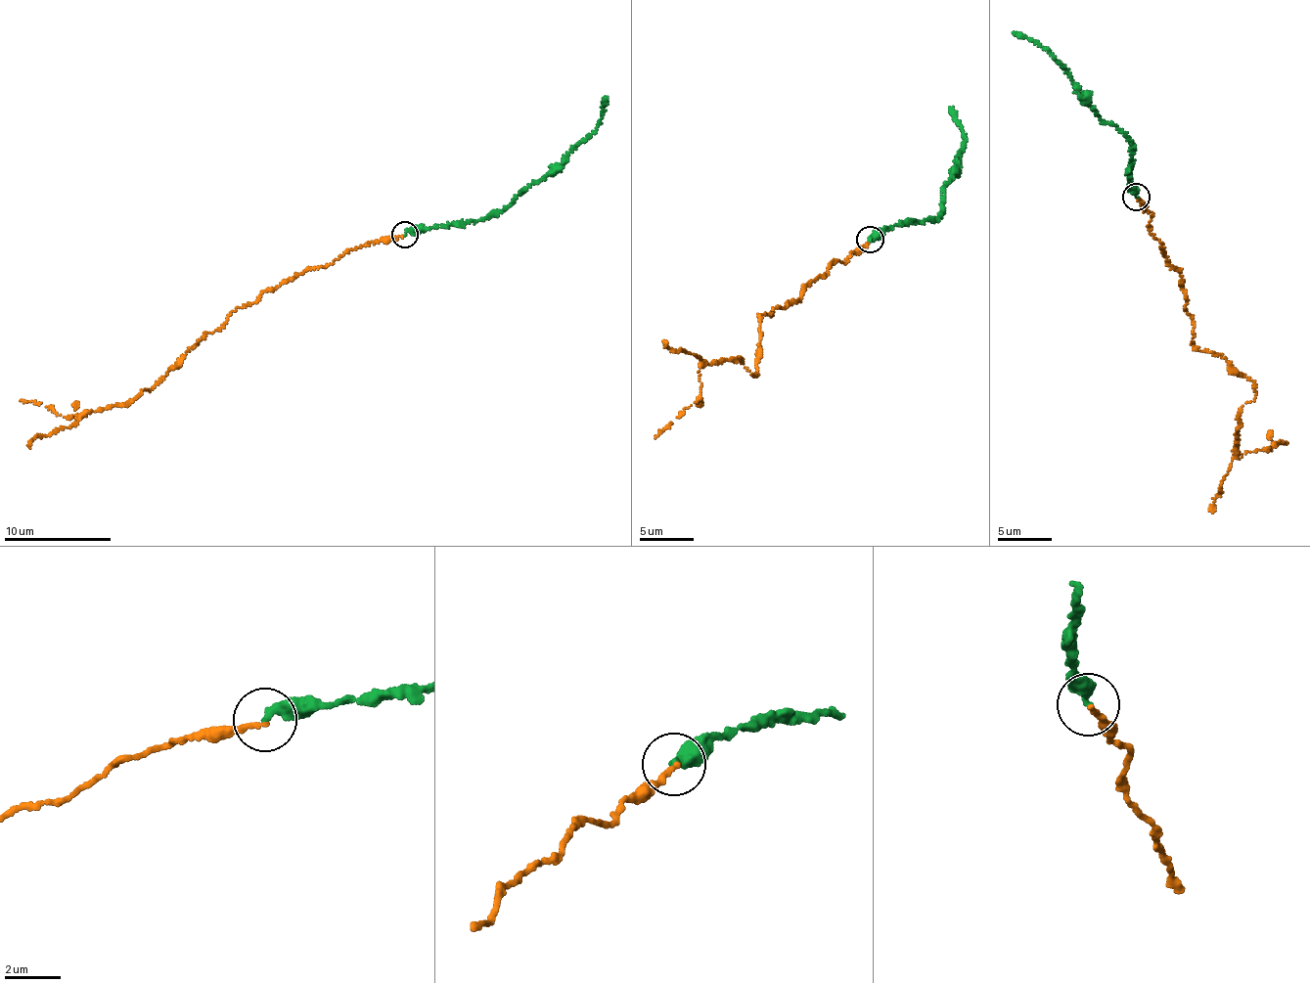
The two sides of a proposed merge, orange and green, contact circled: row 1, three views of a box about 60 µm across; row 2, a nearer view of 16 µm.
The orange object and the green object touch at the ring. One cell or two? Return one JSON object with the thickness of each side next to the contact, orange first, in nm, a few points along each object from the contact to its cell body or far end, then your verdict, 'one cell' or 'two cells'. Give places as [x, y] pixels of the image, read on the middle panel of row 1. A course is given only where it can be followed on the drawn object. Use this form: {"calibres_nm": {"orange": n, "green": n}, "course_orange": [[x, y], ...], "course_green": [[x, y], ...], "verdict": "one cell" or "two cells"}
{"calibres_nm": {"orange": 200, "green": 320}, "course_orange": [[871, 239], [761, 316], [757, 373], [734, 360], [703, 364], [700, 397], [654, 438]], "course_green": [[871, 239], [894, 225], [933, 221], [939, 215], [945, 202], [945, 187], [966, 139], [960, 121], [949, 107]], "verdict": "two cells"}

